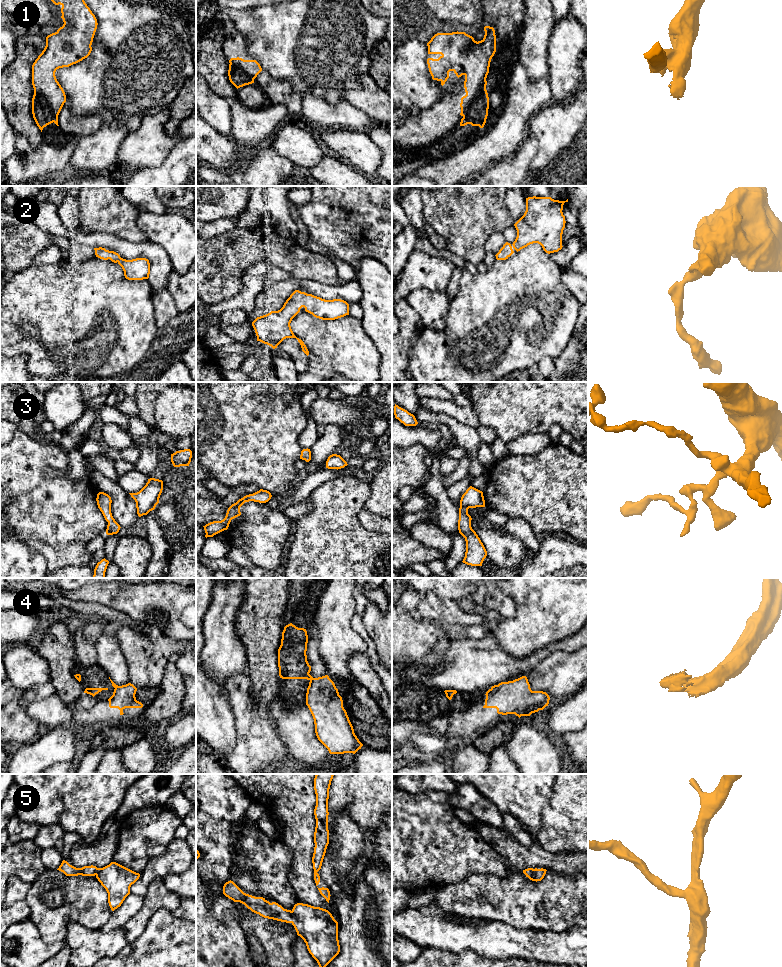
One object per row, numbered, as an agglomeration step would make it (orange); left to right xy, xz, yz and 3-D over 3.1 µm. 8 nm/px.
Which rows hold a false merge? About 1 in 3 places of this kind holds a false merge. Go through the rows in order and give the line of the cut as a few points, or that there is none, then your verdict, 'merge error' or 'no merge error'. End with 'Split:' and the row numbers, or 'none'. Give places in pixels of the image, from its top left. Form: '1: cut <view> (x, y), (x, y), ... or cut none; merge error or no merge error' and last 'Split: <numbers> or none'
1: cut yz (485, 88), (476, 95), (463, 116); merge error
2: cut none; no merge error
3: cut none; no merge error
4: cut xz (313, 678), (310, 681); merge error
5: cut none; no merge error
Split: 1, 4

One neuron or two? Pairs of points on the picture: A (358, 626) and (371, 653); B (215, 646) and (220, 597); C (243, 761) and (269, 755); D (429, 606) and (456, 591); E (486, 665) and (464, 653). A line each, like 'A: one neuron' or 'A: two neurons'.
A: one neuron
B: one neuron
C: one neuron
D: two neurons
E: one neuron

